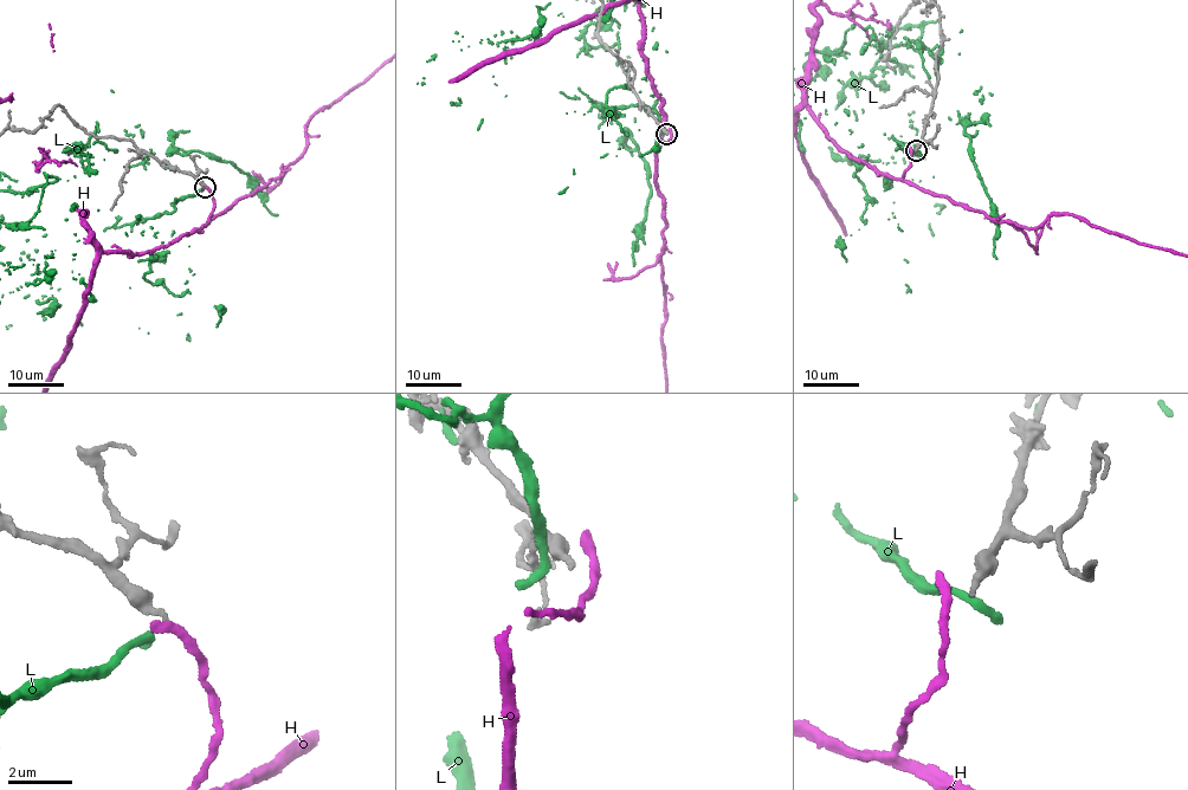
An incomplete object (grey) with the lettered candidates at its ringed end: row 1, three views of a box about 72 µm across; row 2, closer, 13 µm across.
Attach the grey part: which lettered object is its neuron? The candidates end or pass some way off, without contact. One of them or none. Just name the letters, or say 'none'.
none

